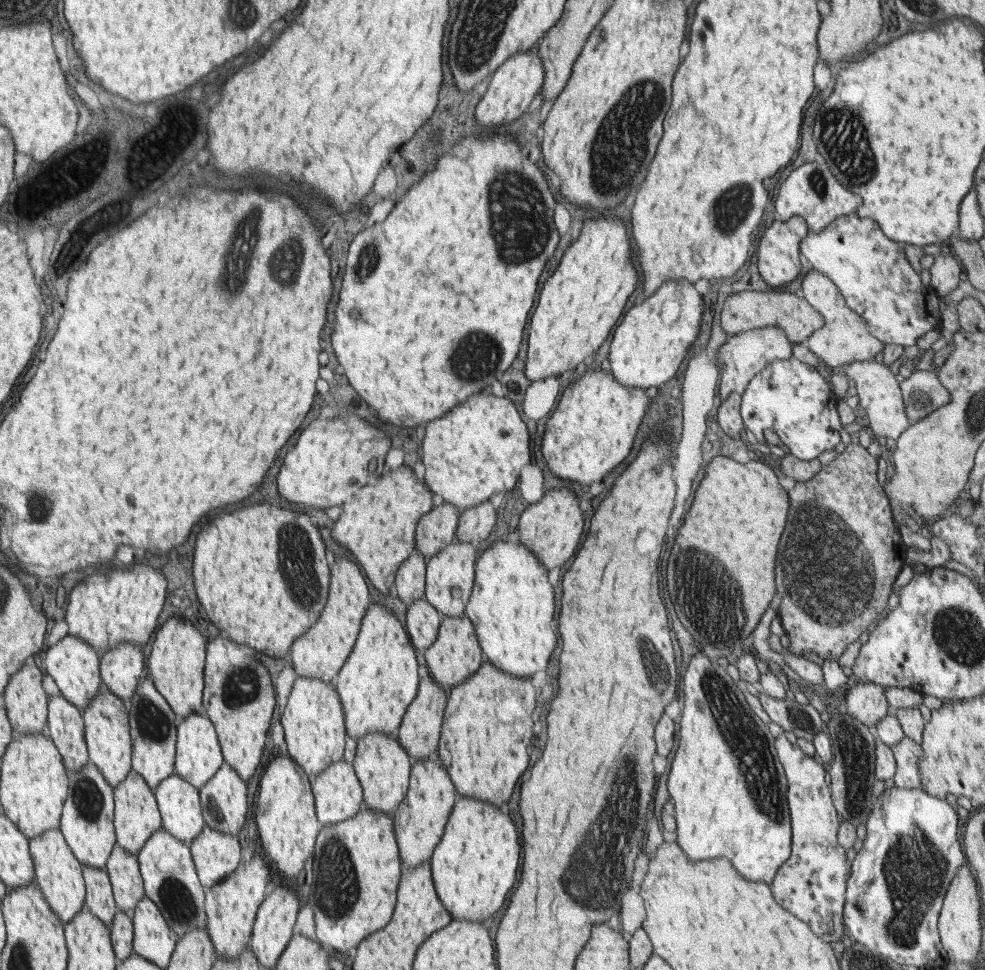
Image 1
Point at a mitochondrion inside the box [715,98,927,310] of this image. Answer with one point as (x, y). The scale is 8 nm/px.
(846, 139)

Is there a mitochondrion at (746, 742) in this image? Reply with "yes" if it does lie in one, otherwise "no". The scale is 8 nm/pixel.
yes

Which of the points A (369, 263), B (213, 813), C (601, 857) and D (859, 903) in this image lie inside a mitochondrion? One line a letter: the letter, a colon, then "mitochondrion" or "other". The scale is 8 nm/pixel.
A: mitochondrion
B: mitochondrion
C: mitochondrion
D: mitochondrion

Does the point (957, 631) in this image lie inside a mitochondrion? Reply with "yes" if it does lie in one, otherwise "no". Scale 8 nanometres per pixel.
yes

